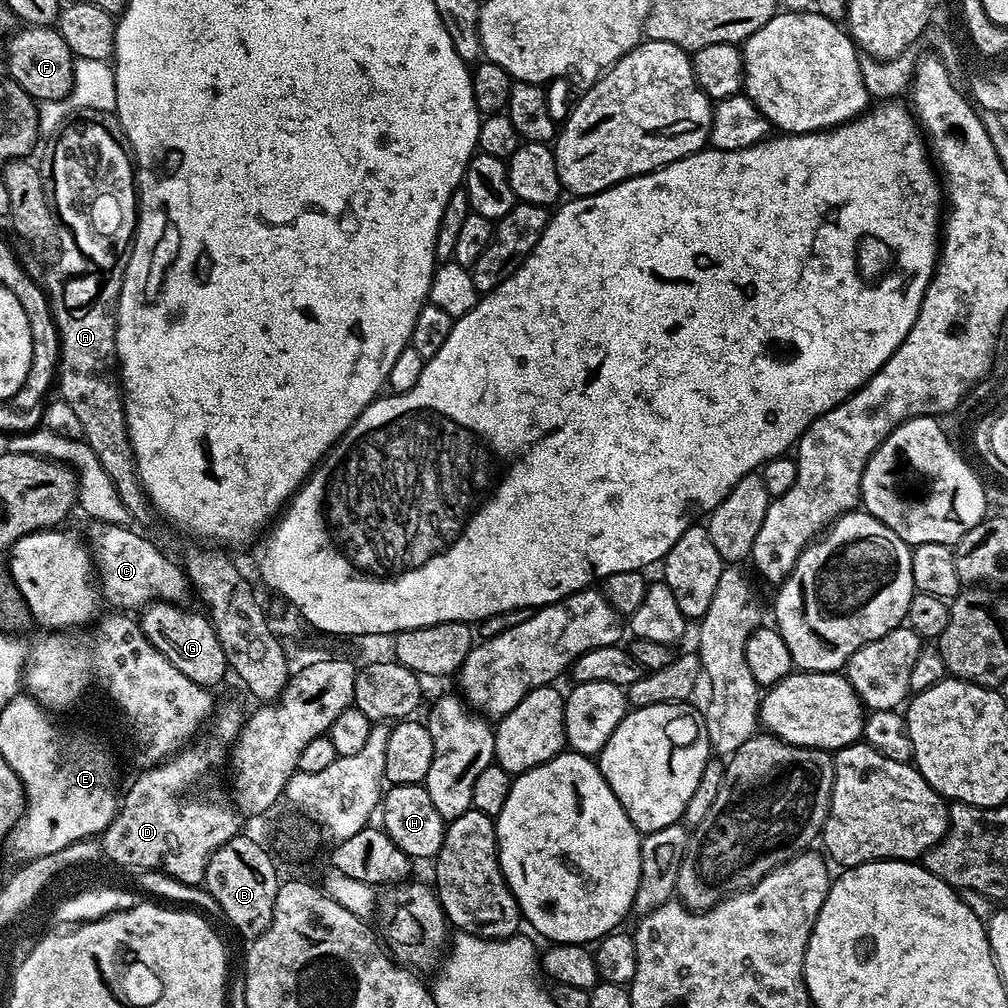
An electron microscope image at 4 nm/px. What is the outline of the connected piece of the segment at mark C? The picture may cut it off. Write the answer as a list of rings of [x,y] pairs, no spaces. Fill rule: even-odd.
[[[92,522],[87,525],[88,536],[87,543],[90,545],[90,551],[94,557],[94,568],[98,573],[98,584],[102,589],[102,596],[105,601],[113,604],[116,610],[132,610],[136,608],[143,610],[153,601],[164,601],[168,604],[183,605],[184,599],[190,596],[190,585],[188,576],[184,573],[183,567],[176,564],[155,544],[152,540],[147,540],[140,532],[135,532],[135,527],[122,527],[120,525],[100,524]]]

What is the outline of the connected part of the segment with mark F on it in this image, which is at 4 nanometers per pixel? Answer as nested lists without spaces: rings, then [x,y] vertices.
[[[24,26],[21,29],[21,32],[13,31],[6,40],[8,42],[7,75],[37,102],[65,99],[72,88],[76,65],[70,46],[66,46],[62,34],[55,27]]]

